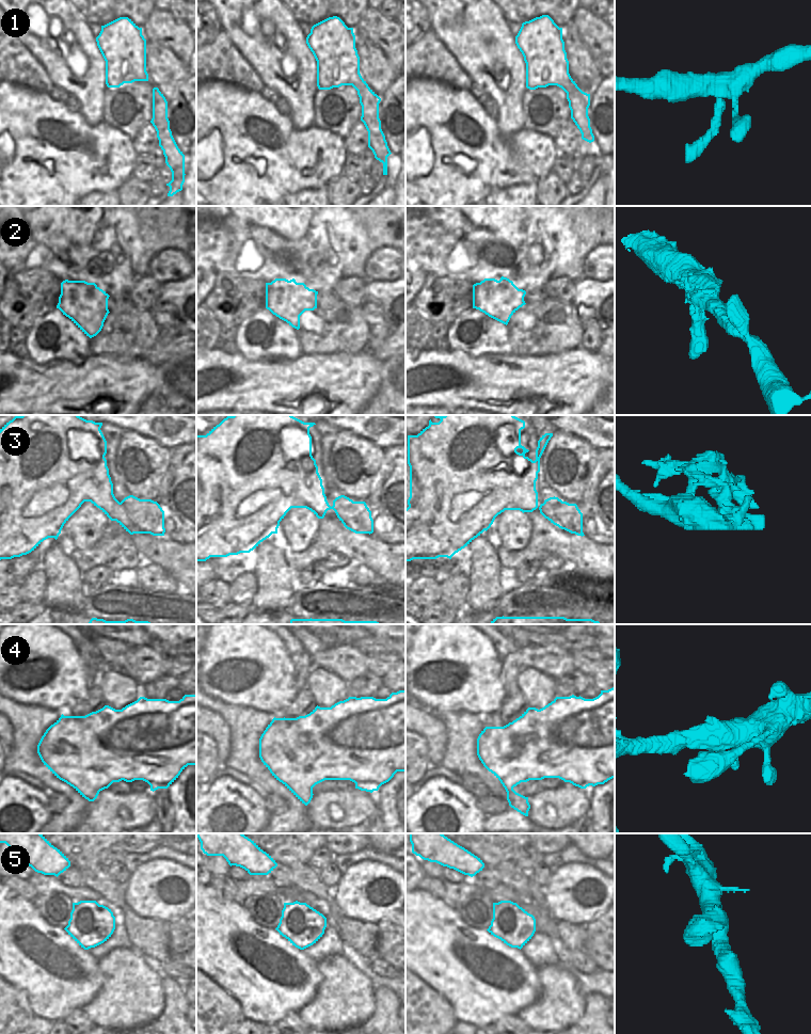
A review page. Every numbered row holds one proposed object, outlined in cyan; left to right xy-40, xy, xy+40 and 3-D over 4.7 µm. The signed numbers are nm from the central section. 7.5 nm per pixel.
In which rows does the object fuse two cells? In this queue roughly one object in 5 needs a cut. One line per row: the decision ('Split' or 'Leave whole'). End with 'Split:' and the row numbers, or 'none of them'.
1: Leave whole
2: Leave whole
3: Split
4: Leave whole
5: Leave whole
Split: 3

